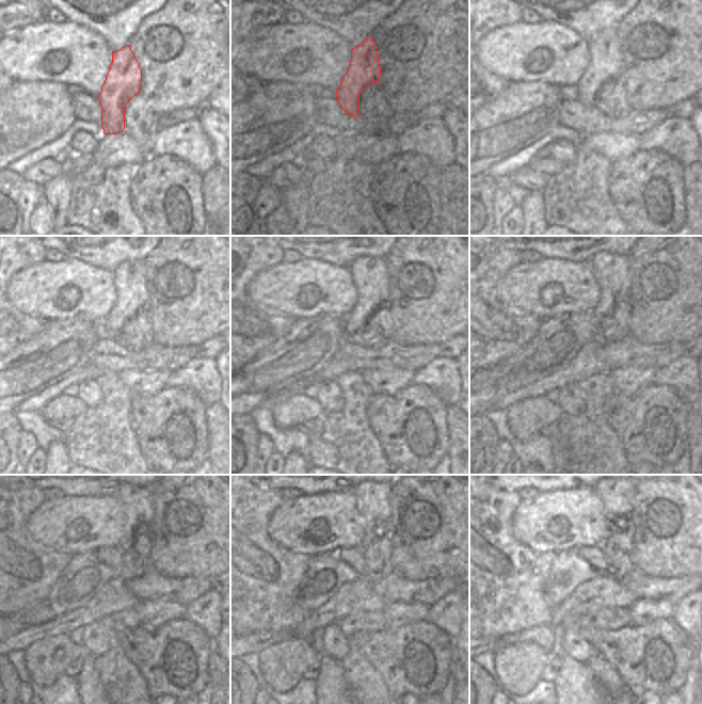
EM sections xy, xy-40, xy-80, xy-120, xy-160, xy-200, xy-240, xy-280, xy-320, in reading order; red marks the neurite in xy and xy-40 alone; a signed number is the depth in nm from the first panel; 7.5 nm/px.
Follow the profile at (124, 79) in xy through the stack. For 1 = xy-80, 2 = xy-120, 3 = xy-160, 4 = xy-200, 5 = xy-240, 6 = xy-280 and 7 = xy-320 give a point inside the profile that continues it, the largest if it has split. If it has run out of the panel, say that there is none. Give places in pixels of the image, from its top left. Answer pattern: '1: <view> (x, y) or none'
1: xy-80 (606, 64)
2: xy-120 (129, 277)
3: xy-160 (369, 274)
4: xy-200 (611, 272)
5: xy-240 (136, 502)
6: xy-280 (373, 497)
7: xy-320 (617, 496)

